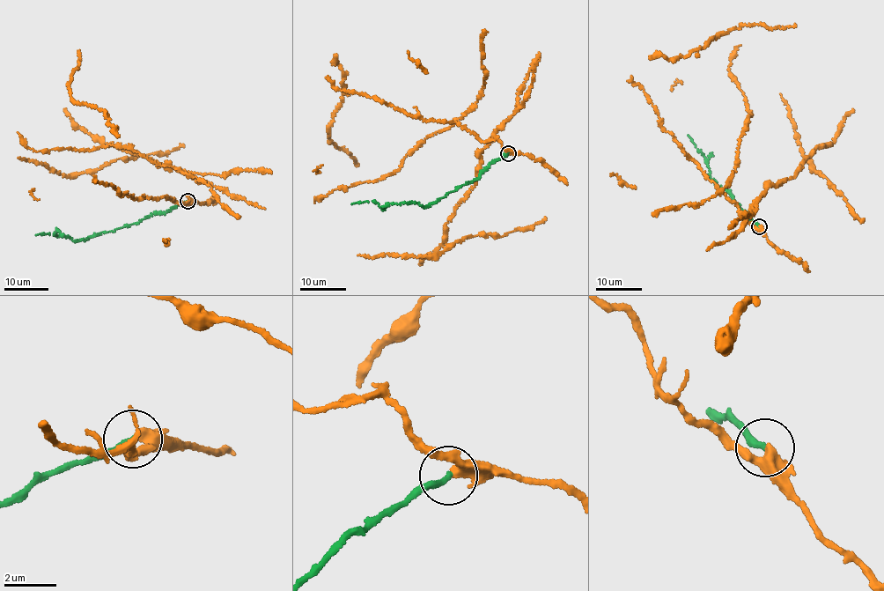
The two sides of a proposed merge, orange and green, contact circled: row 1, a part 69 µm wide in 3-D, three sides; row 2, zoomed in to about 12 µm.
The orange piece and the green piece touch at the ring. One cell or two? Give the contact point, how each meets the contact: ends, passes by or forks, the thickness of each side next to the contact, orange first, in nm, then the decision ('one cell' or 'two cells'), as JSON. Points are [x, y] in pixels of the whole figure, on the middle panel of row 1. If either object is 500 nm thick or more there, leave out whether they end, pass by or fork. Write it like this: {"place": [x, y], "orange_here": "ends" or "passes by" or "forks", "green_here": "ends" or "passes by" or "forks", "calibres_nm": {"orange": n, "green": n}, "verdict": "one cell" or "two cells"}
{"place": [508, 153], "orange_here": "passes by", "green_here": "ends", "calibres_nm": {"orange": 340, "green": 240}, "verdict": "two cells"}

